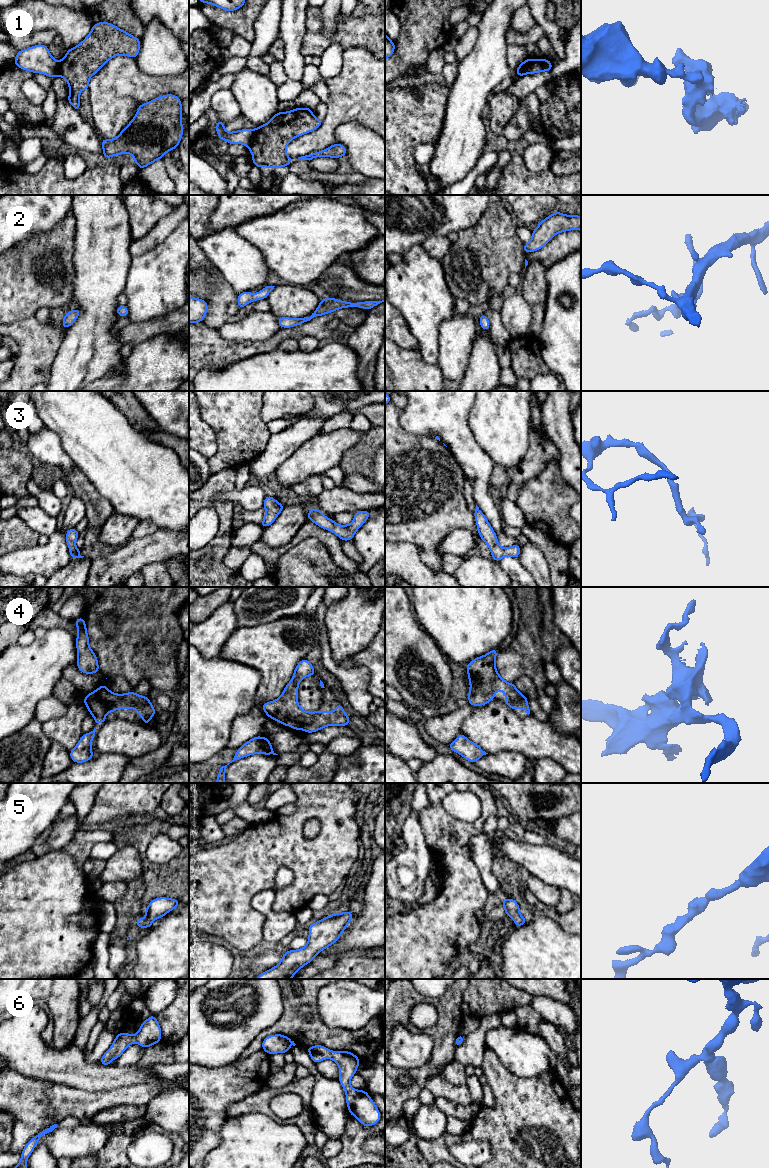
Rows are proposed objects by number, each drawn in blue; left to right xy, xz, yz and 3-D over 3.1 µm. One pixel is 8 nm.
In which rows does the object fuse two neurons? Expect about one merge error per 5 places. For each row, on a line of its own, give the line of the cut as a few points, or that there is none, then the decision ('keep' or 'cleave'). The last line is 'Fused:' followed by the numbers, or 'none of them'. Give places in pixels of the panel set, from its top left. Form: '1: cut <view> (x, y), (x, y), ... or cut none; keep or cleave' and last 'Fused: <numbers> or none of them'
1: cut xz (255, 130), (253, 141), (248, 146); cleave
2: cut none; keep
3: cut none; keep
4: cut none; keep
5: cut none; keep
6: cut none; keep
Fused: 1

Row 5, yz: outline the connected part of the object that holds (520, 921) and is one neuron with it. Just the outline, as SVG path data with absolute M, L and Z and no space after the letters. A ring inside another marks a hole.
M505 898L502 900L502 906L505 910L506 916L509 916L514 920L516 927L520 927L527 923L528 919L521 916L520 907L516 900Z

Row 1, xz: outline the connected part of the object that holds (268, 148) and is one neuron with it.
M310 107L277 112L266 124L255 130L249 151L253 165L258 168L282 168L293 161L286 155L287 144L298 136L318 129L322 120L314 116Z

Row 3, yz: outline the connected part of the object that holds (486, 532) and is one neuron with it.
M477 505L473 514L475 516L475 521L477 524L477 532L479 533L482 541L484 541L487 544L492 554L492 559L495 562L500 561L502 558L506 556L519 558L521 547L518 544L515 544L510 547L502 548L498 544L496 533L494 532L485 515Z

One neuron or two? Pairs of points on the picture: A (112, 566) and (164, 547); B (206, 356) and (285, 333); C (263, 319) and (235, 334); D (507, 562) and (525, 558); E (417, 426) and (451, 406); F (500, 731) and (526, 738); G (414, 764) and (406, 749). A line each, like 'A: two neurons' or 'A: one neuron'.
A: one neuron
B: one neuron
C: one neuron
D: two neurons
E: one neuron
F: one neuron
G: two neurons

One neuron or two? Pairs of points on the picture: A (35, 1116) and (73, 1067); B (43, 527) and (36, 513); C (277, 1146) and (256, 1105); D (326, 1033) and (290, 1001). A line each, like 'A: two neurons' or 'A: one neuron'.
A: two neurons
B: one neuron
C: two neurons
D: one neuron

